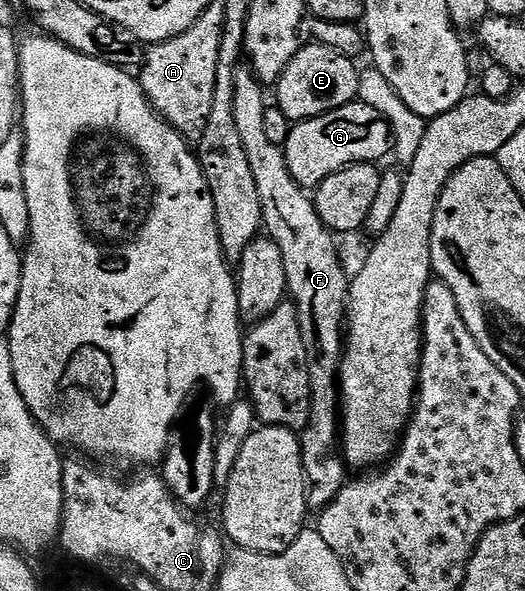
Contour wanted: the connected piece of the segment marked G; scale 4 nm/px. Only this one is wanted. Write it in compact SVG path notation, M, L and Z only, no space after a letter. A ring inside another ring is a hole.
M359 99L350 102L346 107L338 107L321 117L315 117L309 121L301 121L293 124L288 141L284 146L286 163L290 167L290 175L298 184L303 185L305 190L315 190L317 185L334 175L340 169L345 169L347 165L362 165L365 163L380 163L384 156L393 152L393 141L391 127L386 118L372 106Z

